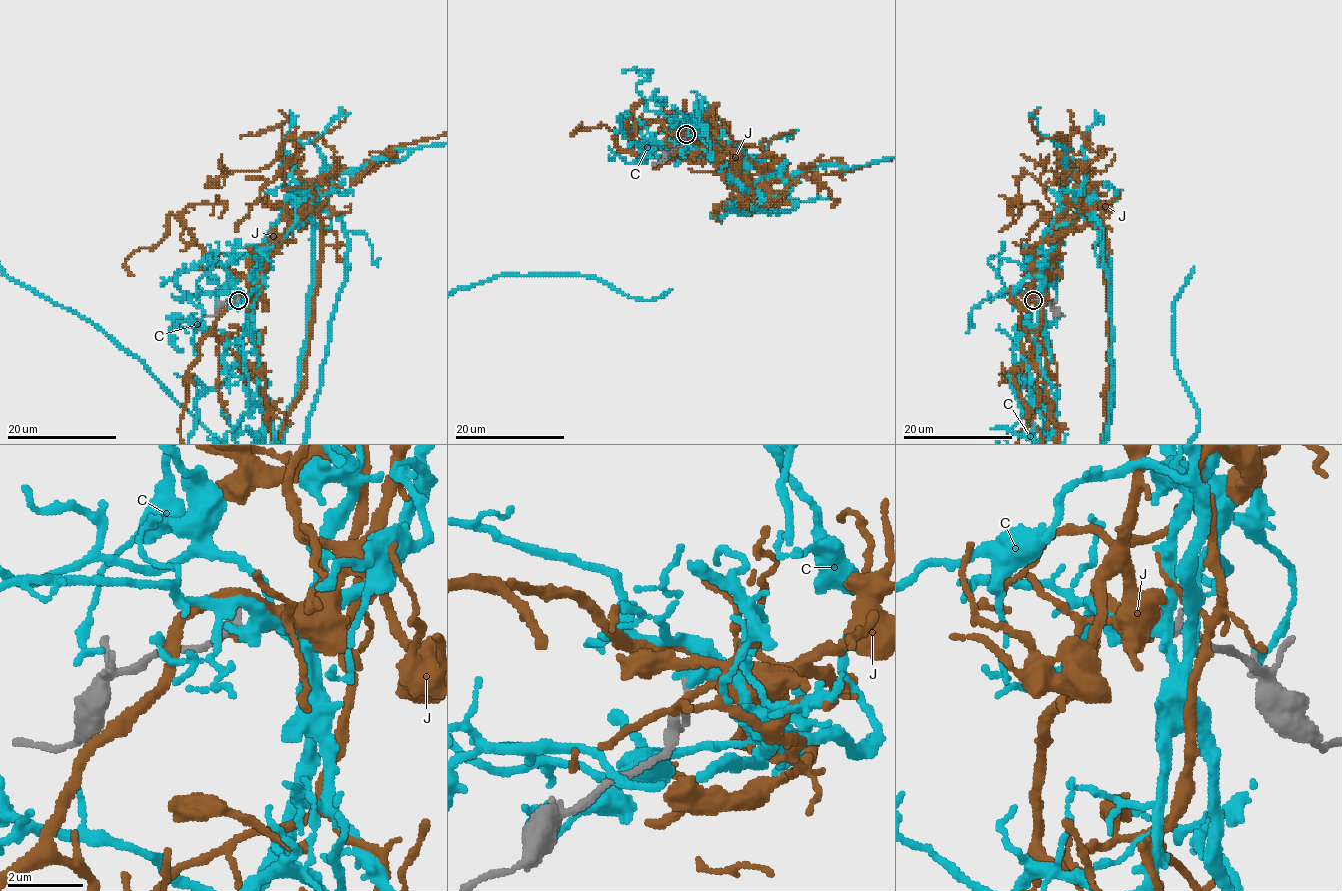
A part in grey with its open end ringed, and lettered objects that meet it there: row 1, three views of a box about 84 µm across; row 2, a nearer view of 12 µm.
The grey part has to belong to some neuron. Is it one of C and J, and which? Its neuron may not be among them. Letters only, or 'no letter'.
no letter

